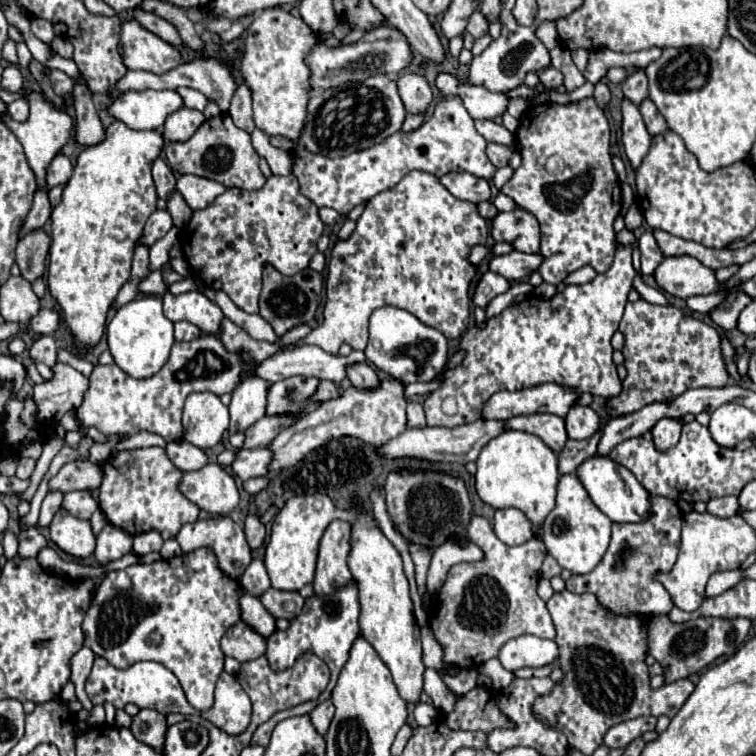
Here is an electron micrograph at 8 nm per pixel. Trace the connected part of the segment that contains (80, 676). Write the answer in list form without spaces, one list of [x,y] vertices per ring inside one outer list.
[[[85,646],[79,652],[75,652],[75,656],[71,656],[71,682],[75,684],[77,700],[83,704],[83,710],[77,714],[78,720],[87,720],[89,710],[91,710],[91,702],[85,694],[85,682],[87,682],[87,676],[91,672],[93,660],[95,660],[95,654]]]

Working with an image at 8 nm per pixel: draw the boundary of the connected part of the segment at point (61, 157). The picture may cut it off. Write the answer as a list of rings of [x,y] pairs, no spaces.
[[[57,154],[51,162],[51,166],[47,168],[47,186],[59,186],[59,184],[67,184],[71,178],[73,166],[69,162],[69,158],[65,154]]]

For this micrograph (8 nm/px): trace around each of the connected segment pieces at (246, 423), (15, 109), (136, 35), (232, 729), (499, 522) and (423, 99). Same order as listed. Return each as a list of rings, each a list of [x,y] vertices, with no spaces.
[[[259,376],[243,380],[231,394],[229,404],[229,434],[245,432],[251,424],[265,416],[267,406],[267,382]]]
[[[25,98],[21,100],[15,100],[7,106],[7,112],[9,116],[17,122],[25,122],[29,115],[29,104]]]
[[[129,20],[121,24],[119,50],[123,62],[129,70],[145,70],[153,74],[163,74],[181,64],[179,48],[161,40],[153,32],[139,26],[139,22]]]
[[[221,672],[215,688],[215,704],[201,714],[229,736],[241,734],[251,720],[251,700],[235,680],[235,676]]]
[[[505,508],[495,510],[493,518],[493,530],[497,538],[507,546],[517,546],[533,538],[531,522],[525,518],[525,514],[517,508]]]
[[[403,72],[395,80],[399,88],[399,96],[403,100],[403,106],[407,112],[425,112],[427,106],[431,104],[431,86],[425,76],[413,74],[413,72]]]

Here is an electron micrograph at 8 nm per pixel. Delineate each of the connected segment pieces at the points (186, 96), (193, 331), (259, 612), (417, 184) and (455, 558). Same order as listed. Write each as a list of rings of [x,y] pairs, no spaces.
[[[181,88],[177,92],[183,96],[183,102],[185,102],[187,108],[197,108],[199,112],[203,112],[205,106],[207,106],[207,102],[209,102],[201,92],[195,92],[191,88]]]
[[[175,322],[175,340],[177,342],[189,342],[195,340],[201,334],[201,330],[191,322]]]
[[[249,594],[239,596],[239,608],[241,608],[241,620],[245,624],[251,624],[255,632],[259,632],[263,638],[271,636],[275,632],[275,618],[263,608],[263,604]]]
[[[409,172],[395,188],[377,194],[365,204],[363,214],[357,220],[353,234],[347,240],[339,240],[333,246],[329,272],[327,272],[327,302],[325,302],[325,320],[317,326],[309,336],[301,338],[295,344],[287,344],[279,350],[297,348],[303,344],[321,346],[325,352],[337,354],[343,342],[351,344],[355,350],[365,350],[367,346],[367,328],[369,316],[373,310],[381,306],[397,306],[413,316],[417,316],[423,324],[437,328],[449,340],[459,338],[469,324],[469,286],[477,272],[477,266],[469,262],[471,248],[477,244],[485,244],[489,234],[487,220],[483,220],[477,212],[477,204],[455,198],[437,176],[429,172]]]
[[[453,540],[441,544],[431,556],[431,566],[427,572],[427,594],[435,596],[435,592],[439,592],[451,566],[459,562],[477,562],[477,560],[483,560],[483,550],[473,542],[469,542],[465,548],[461,548]]]

